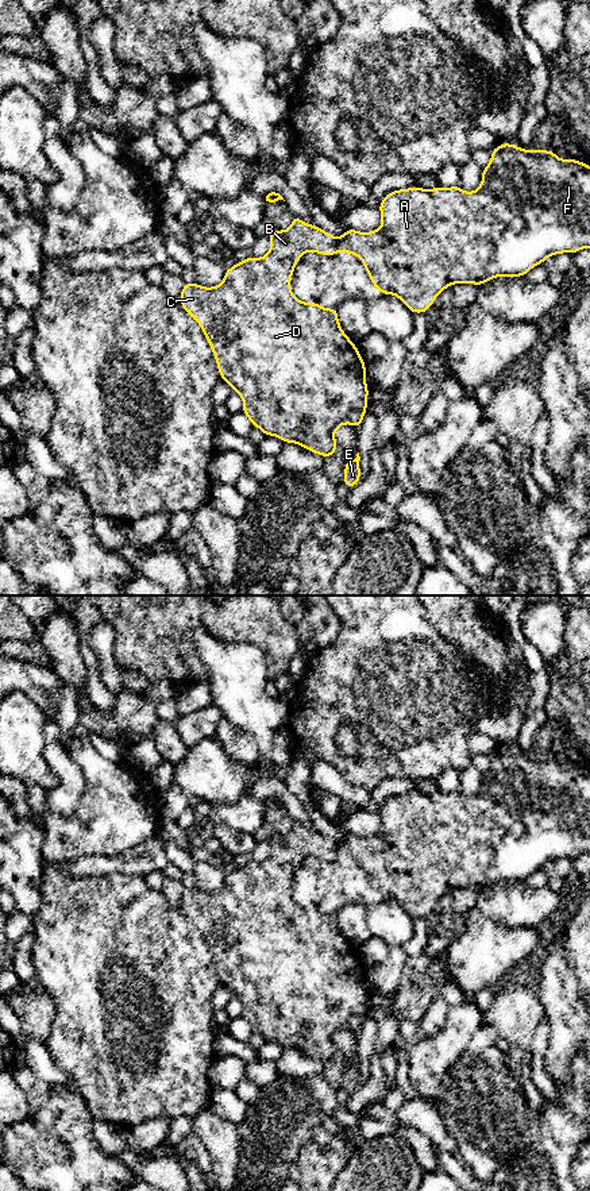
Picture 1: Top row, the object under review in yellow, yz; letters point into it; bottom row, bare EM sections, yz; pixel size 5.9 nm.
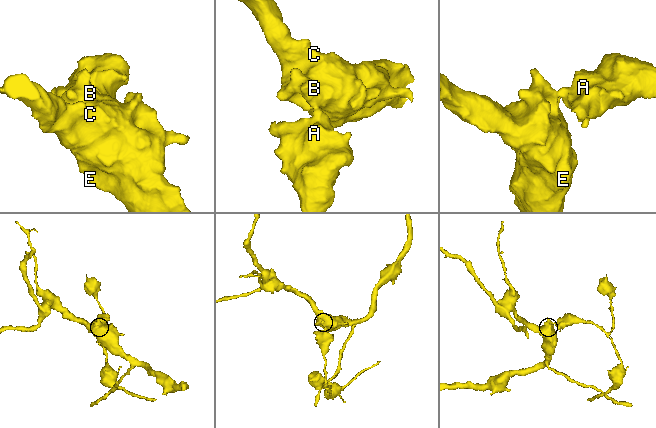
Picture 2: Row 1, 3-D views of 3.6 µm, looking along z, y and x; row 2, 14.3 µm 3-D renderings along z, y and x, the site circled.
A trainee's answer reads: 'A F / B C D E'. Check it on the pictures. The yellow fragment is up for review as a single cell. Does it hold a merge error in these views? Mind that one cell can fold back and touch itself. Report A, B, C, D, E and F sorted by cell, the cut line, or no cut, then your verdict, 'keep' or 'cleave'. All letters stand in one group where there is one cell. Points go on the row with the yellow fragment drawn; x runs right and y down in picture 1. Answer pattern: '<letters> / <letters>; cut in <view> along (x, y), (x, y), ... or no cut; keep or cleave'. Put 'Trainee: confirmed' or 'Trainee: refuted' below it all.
A F / B C D E; cut in yz along (336, 239), (338, 250); cleave
Trainee: confirmed

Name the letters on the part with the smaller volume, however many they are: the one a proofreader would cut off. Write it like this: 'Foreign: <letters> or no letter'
Foreign: A, F

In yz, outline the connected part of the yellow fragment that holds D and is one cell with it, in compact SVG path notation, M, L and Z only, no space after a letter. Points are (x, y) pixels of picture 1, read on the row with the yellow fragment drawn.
M294 215L286 231L273 230L267 236L270 238L269 253L262 258L248 255L243 262L236 262L225 270L220 285L205 288L197 282L184 284L180 305L203 328L213 351L220 378L242 397L242 412L252 427L259 428L265 436L274 435L284 443L296 443L313 454L331 458L338 450L335 431L344 424L352 424L360 429L367 412L370 390L366 385L366 363L358 347L342 329L338 308L323 308L315 301L297 300L293 296L290 280L296 263L305 253L333 257L338 253L338 239Z

